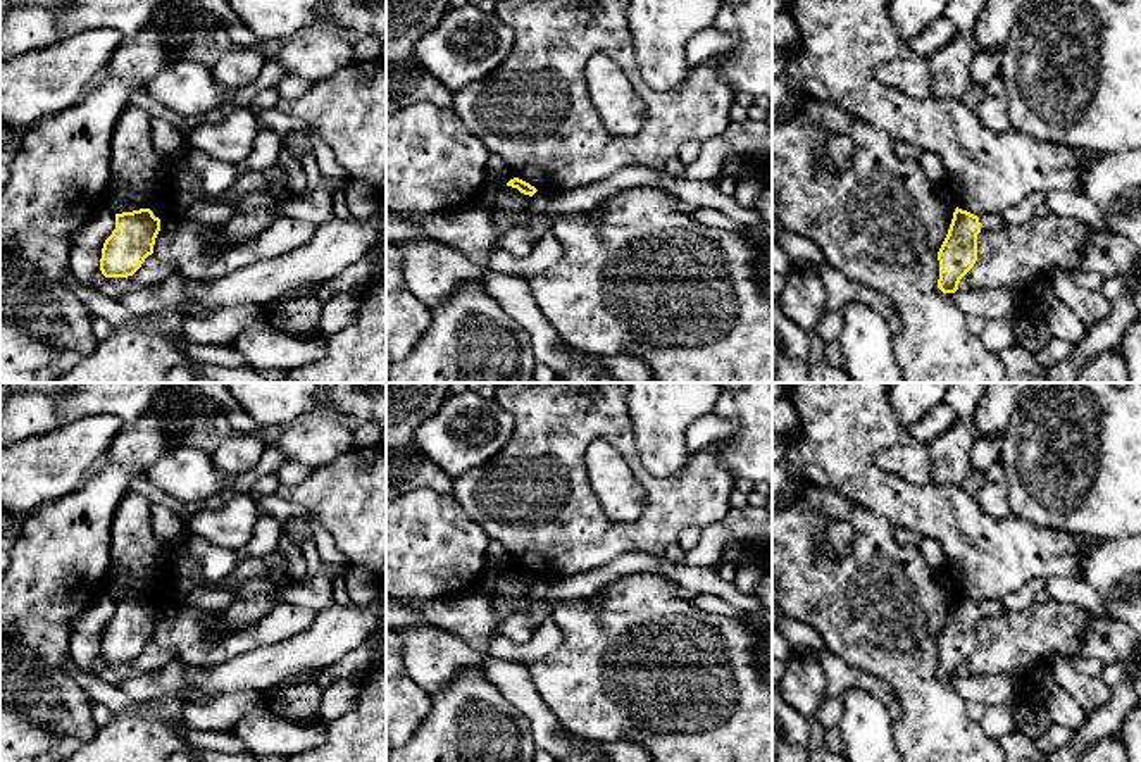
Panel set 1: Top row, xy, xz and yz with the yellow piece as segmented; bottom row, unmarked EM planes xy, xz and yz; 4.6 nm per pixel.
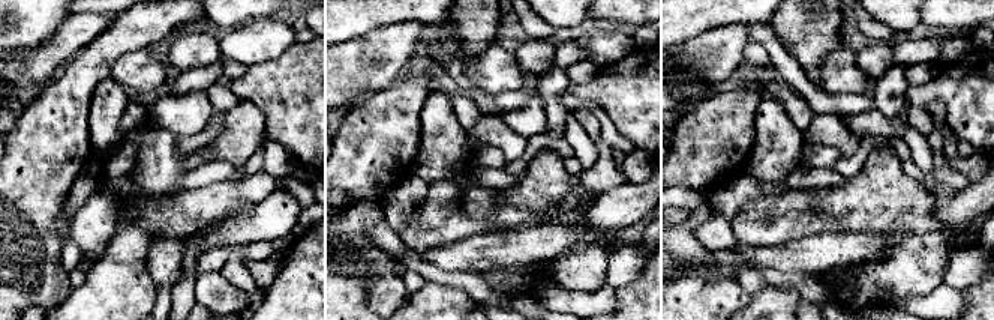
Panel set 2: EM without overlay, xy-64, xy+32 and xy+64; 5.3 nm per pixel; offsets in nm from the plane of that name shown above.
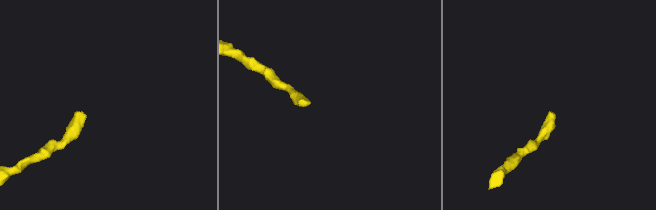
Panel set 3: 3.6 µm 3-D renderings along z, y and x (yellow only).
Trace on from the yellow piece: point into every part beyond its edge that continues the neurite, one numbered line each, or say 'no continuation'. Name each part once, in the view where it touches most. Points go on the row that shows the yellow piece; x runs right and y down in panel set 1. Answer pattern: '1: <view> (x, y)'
no continuation

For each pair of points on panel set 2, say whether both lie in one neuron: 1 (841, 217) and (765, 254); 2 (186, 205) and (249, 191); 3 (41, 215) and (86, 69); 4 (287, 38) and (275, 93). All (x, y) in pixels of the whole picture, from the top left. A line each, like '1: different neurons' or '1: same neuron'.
1: different neurons
2: same neuron
3: same neuron
4: different neurons

